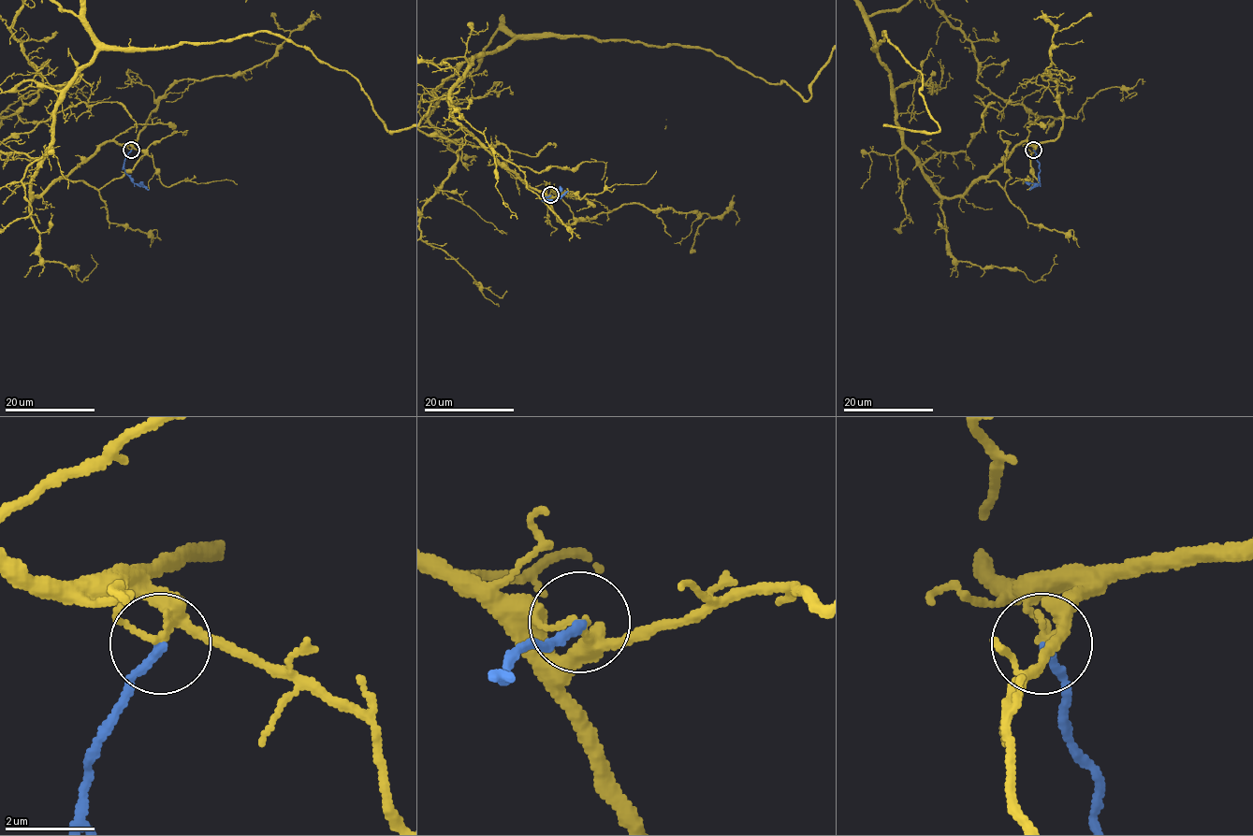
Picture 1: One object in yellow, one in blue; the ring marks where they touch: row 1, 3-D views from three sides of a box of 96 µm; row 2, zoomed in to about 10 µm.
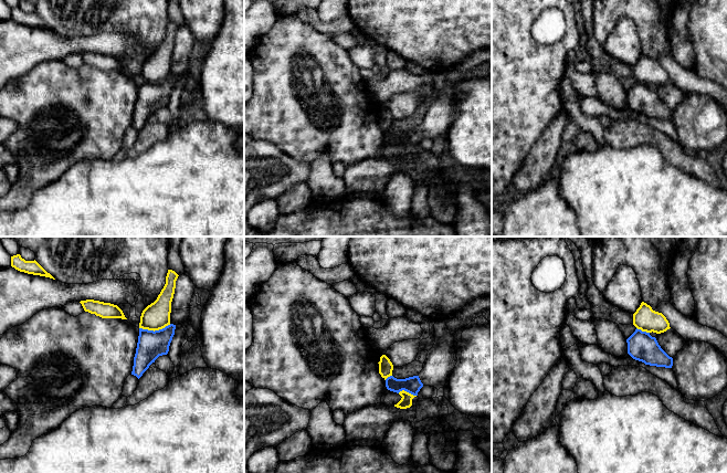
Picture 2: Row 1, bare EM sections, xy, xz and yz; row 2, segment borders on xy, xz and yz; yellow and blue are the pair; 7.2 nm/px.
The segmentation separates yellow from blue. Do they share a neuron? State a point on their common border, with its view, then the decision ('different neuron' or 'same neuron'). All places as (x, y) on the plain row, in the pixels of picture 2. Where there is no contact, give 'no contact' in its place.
xy (155, 82) | different neuron

